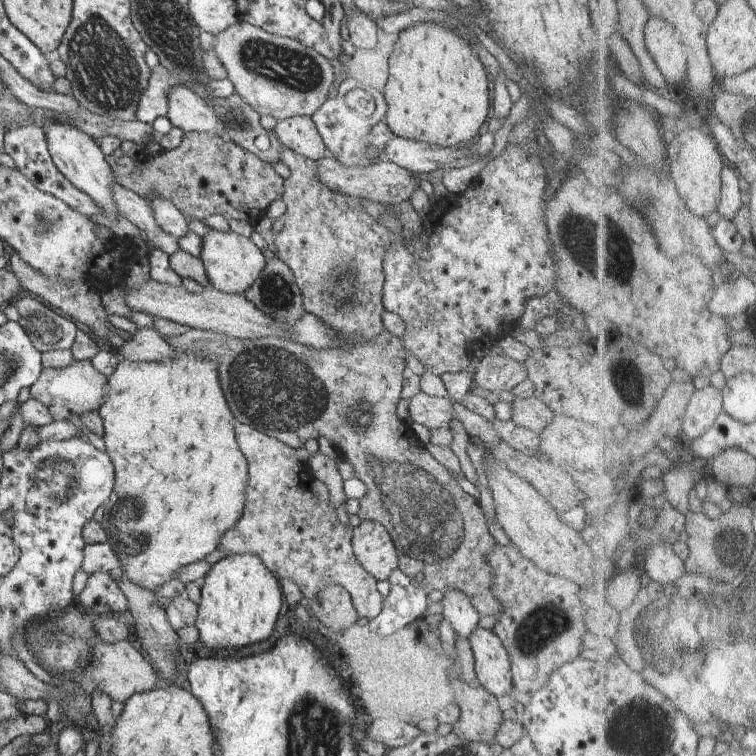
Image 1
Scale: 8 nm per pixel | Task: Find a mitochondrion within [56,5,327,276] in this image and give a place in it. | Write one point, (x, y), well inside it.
(105, 73)

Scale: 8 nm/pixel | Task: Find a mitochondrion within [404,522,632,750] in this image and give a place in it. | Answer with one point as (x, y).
(544, 625)

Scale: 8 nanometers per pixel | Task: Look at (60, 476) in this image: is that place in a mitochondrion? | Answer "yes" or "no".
yes

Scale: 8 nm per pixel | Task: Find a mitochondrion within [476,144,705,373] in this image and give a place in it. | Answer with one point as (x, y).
(590, 259)

